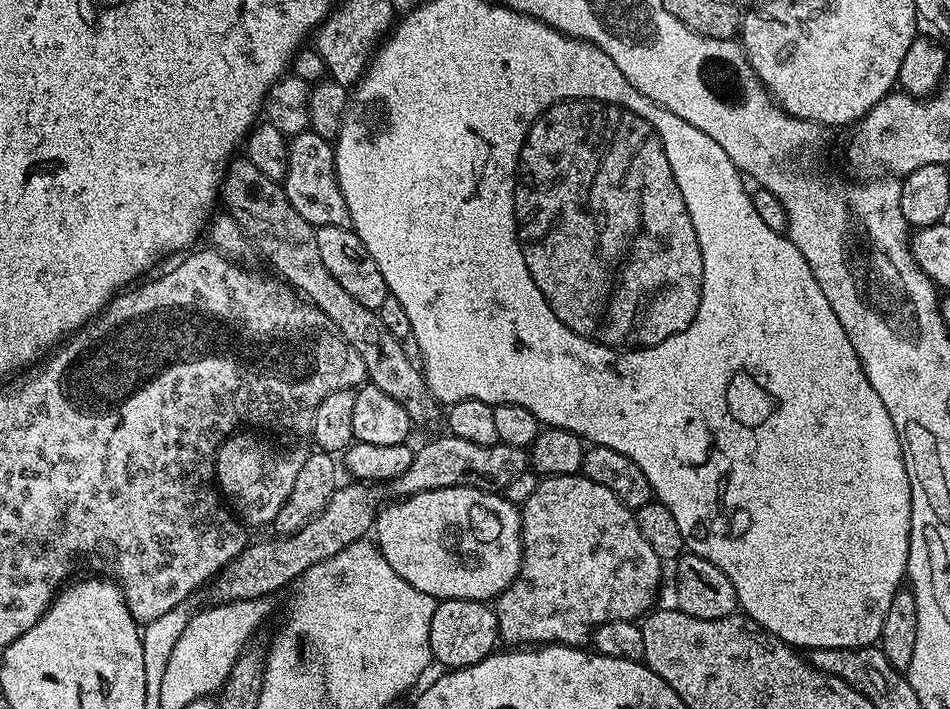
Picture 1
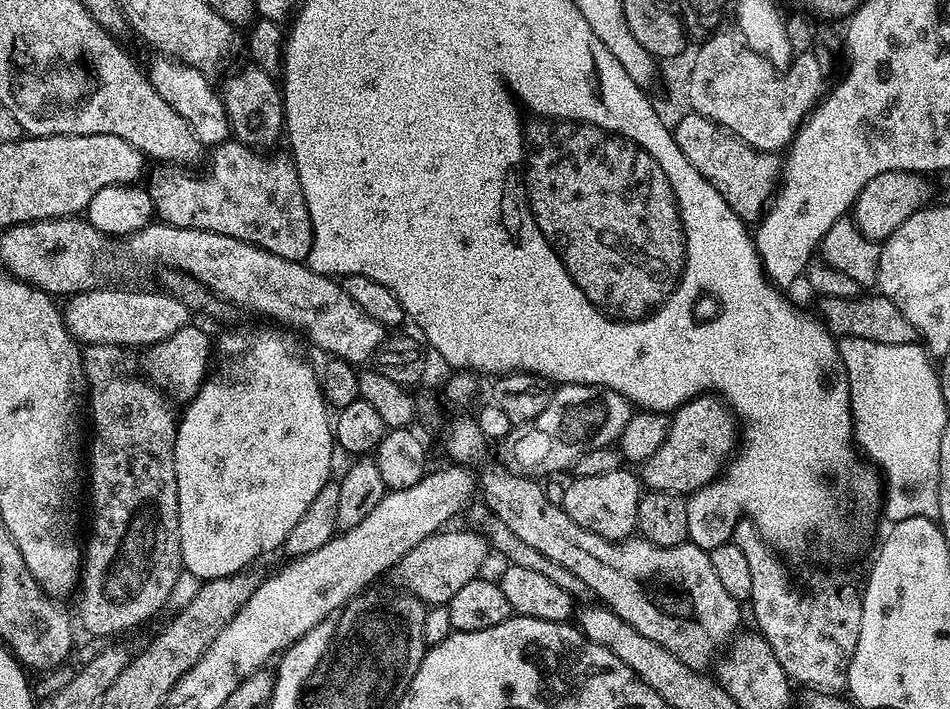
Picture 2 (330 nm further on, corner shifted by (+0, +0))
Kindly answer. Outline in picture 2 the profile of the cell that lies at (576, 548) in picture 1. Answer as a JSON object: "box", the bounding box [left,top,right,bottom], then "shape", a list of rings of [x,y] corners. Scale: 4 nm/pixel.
{"box":[562,466,642,540],"shape":[[[622,466],[618,470],[610,470],[610,474],[594,474],[593,476],[576,476],[565,483],[566,498],[562,505],[566,514],[578,522],[578,526],[586,526],[594,534],[607,540],[627,540],[637,531],[636,519],[642,495],[642,484],[635,471]]]}

